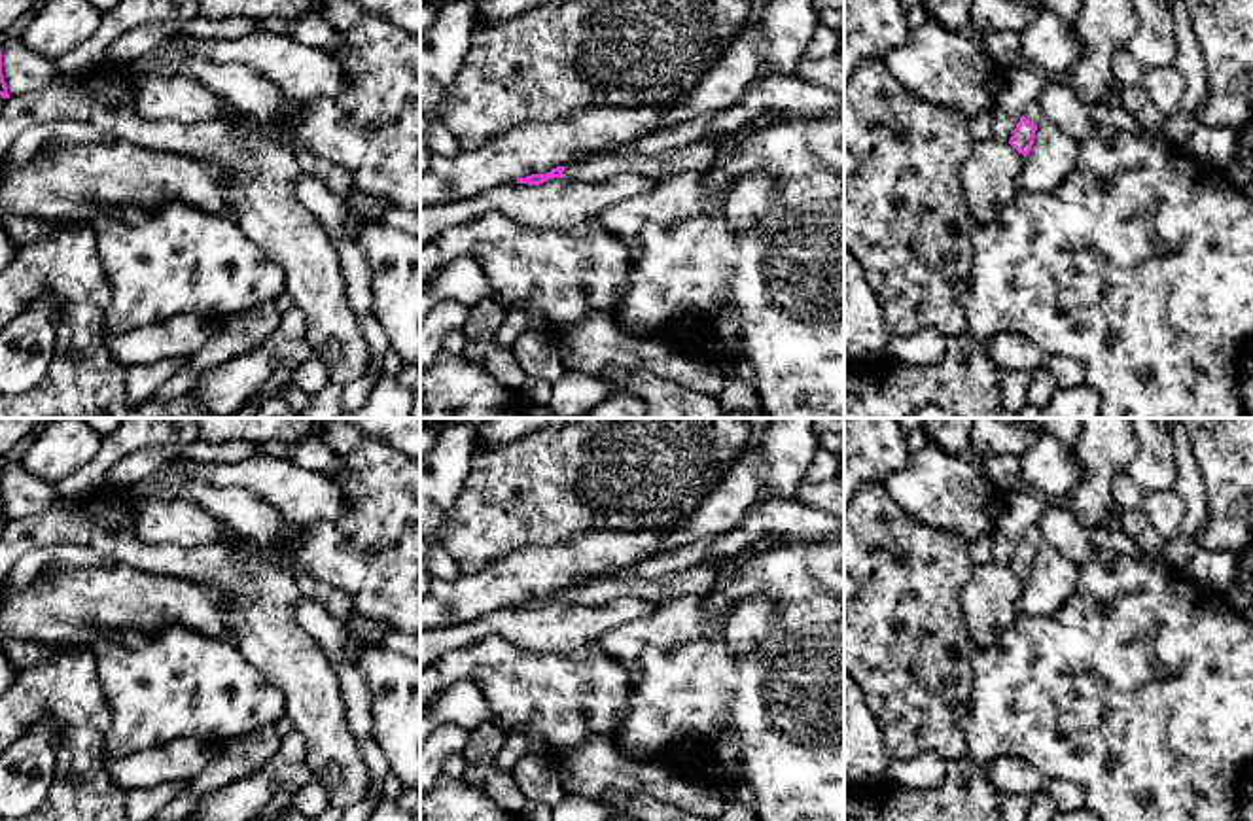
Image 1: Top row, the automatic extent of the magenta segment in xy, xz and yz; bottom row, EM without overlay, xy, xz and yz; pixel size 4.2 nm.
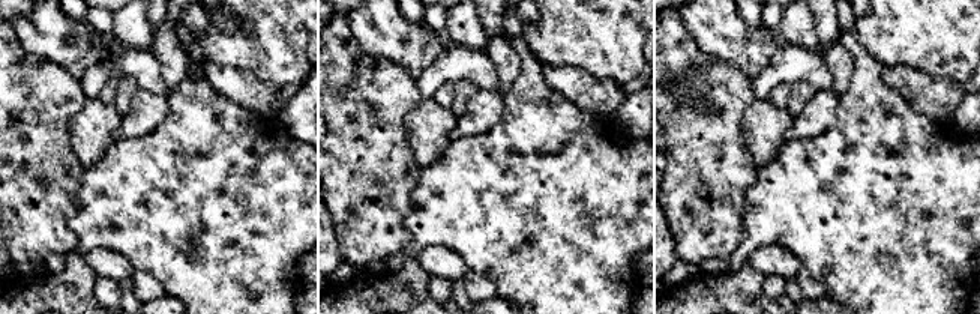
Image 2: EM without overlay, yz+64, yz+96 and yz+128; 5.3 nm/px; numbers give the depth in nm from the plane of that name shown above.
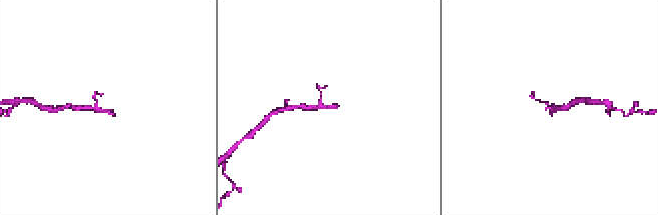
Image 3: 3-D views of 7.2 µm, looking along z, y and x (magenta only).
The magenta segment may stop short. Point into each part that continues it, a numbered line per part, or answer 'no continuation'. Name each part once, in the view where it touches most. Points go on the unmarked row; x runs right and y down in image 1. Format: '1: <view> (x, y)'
1: yz (1032, 536)

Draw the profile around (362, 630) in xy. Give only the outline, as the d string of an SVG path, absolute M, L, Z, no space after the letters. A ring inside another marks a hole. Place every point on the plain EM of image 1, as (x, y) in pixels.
M360 613L348 615L344 620L348 632L348 643L356 643L362 649L380 645L392 626L384 620L363 617Z

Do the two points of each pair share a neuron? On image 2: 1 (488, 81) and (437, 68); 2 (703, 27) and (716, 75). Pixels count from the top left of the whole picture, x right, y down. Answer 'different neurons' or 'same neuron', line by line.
1: same neuron
2: different neurons

